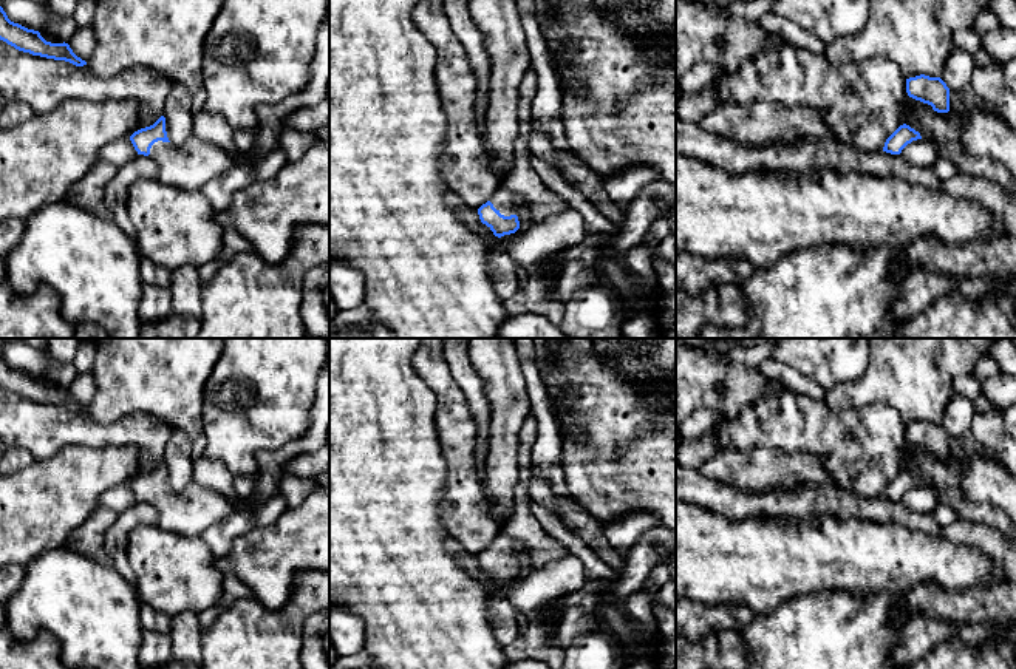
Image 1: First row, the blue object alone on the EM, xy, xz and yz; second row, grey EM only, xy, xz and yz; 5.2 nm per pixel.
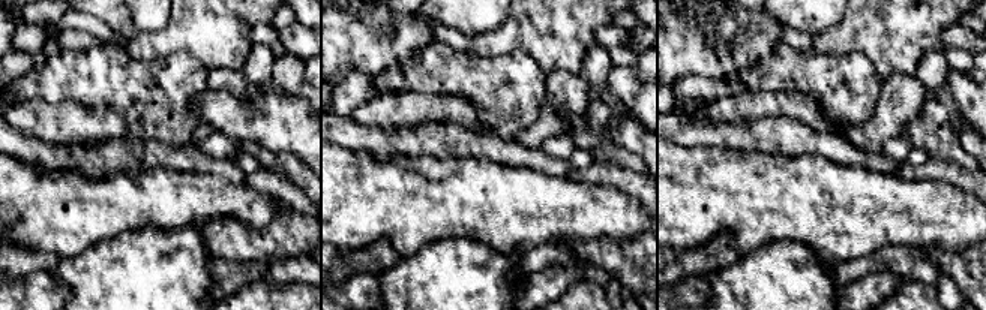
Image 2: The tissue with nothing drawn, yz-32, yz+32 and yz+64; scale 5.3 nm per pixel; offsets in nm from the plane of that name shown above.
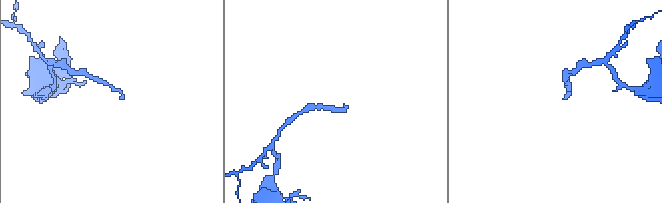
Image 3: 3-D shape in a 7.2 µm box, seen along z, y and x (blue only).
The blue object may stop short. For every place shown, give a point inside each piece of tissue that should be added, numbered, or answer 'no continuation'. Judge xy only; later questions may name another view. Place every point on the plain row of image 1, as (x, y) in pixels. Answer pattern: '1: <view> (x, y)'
1: xy (190, 512)

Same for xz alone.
1: xz (521, 532)

